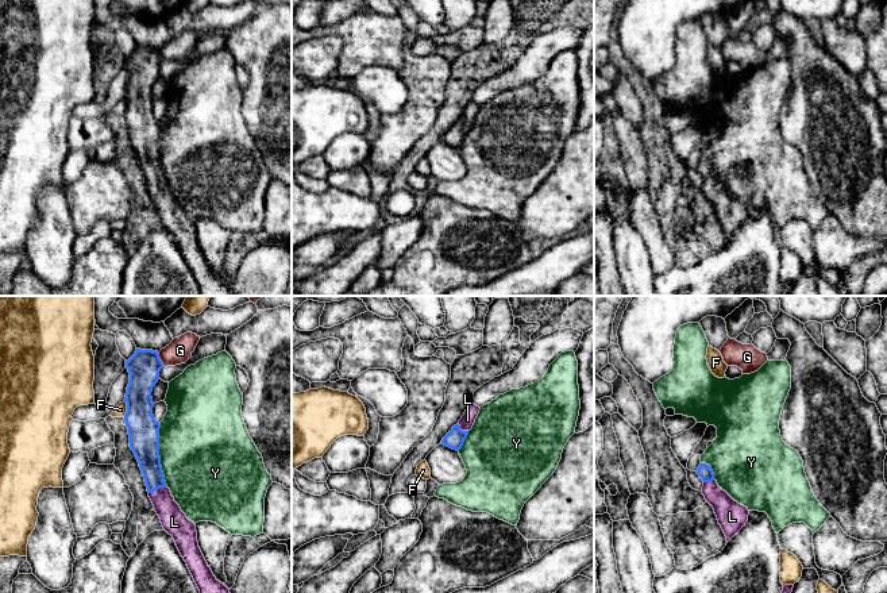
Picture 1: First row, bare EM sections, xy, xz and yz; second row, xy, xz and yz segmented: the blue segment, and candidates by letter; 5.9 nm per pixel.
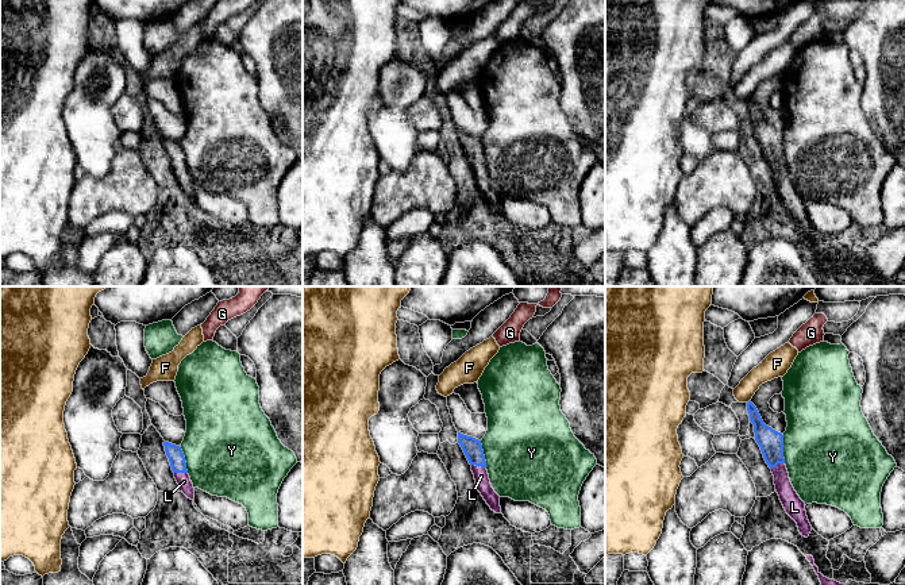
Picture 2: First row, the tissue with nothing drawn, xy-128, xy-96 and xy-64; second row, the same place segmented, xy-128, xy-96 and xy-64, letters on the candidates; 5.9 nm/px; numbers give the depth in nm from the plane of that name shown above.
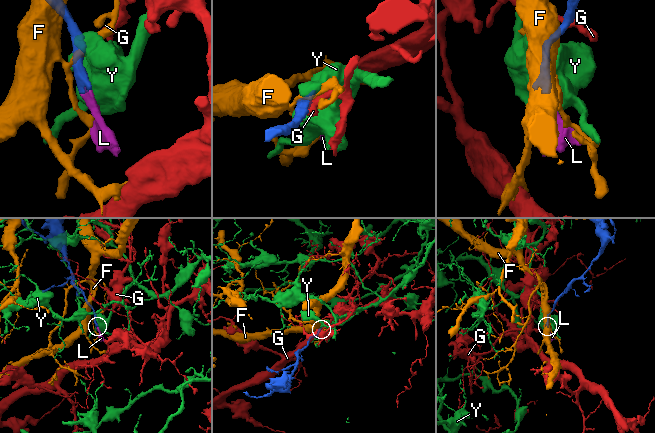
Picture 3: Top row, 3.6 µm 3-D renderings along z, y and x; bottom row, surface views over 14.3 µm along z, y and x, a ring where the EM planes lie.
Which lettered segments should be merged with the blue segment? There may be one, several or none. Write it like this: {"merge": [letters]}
{"merge": ["L"]}

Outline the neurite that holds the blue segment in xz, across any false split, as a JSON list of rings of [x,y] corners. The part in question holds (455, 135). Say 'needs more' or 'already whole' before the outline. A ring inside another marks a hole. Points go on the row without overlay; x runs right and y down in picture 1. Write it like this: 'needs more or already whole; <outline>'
needs more; [[[470,101],[459,120],[443,135],[441,142],[459,149],[468,132],[468,128],[475,120],[479,107],[481,105],[475,101]]]

